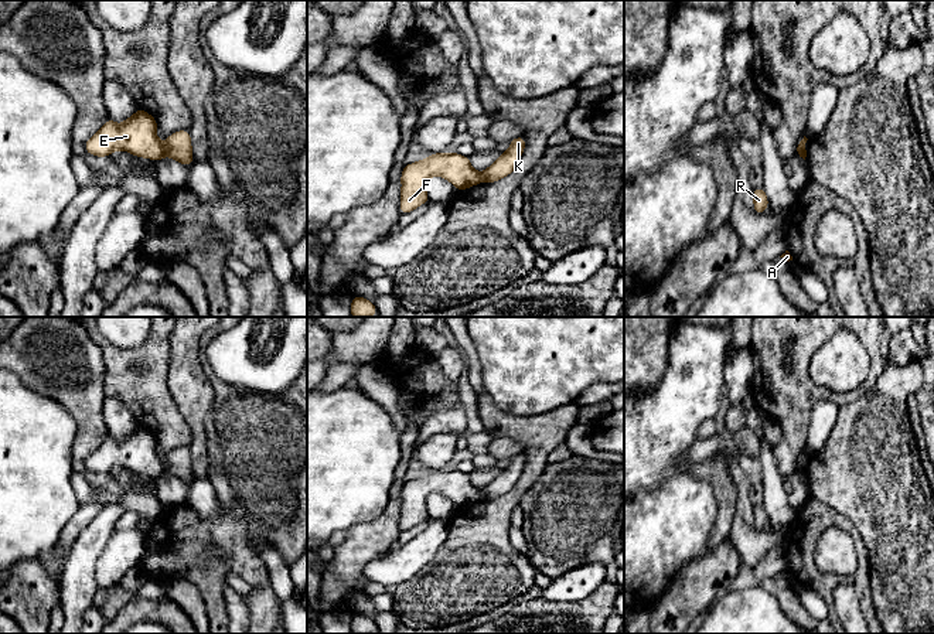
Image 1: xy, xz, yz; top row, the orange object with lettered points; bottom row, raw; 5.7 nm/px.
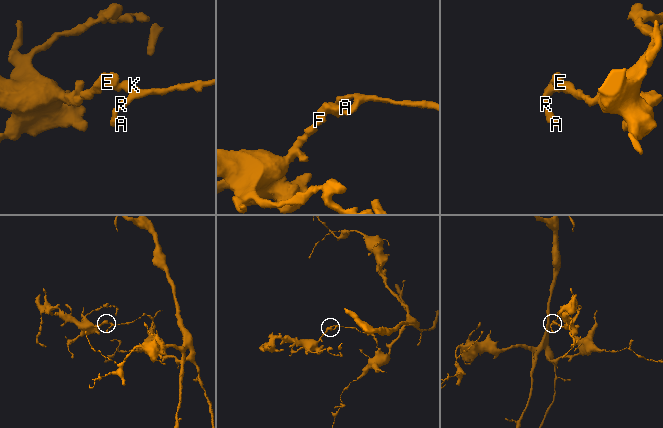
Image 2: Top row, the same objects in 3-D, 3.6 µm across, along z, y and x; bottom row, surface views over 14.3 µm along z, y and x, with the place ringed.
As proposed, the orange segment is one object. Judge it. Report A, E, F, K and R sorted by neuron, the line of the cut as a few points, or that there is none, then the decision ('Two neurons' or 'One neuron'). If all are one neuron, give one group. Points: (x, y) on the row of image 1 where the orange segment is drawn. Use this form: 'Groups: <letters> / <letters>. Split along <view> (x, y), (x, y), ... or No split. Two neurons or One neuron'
Groups: A K R / E F. Split along xy (163, 145), (166, 154). Two neurons

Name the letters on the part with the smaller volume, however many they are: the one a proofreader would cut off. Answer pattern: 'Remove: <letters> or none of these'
Remove: E, F

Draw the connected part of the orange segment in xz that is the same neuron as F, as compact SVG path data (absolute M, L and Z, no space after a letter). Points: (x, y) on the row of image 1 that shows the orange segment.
M436 153L427 158L408 164L402 171L400 212L408 214L429 201L426 183L430 177L439 175L463 191L483 181L470 158L457 153Z

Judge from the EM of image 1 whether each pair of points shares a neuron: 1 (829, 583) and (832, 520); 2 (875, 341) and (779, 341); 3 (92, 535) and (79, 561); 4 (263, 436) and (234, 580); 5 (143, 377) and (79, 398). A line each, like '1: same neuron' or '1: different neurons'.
1: same neuron
2: same neuron
3: same neuron
4: different neurons
5: different neurons

